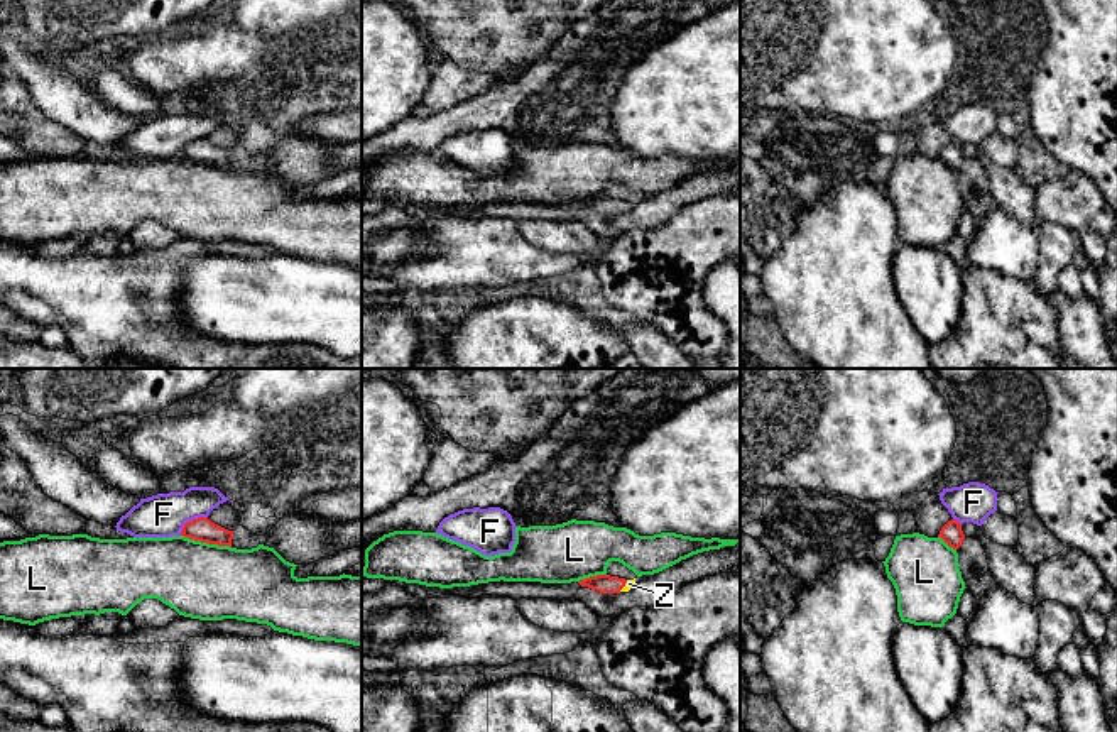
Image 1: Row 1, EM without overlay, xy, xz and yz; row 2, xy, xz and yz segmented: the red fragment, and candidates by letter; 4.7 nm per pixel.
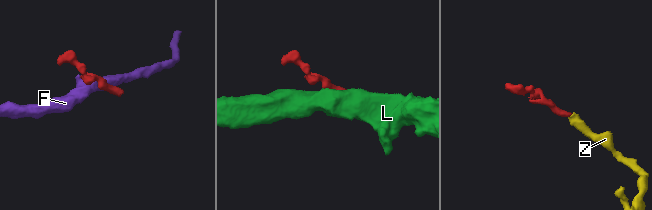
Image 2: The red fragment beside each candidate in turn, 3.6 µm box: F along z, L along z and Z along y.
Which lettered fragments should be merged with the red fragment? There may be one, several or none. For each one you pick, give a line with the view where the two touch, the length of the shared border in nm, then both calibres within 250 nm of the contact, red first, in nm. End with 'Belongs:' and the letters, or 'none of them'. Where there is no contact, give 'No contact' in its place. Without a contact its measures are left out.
Z: Touches red in xz. Shared border 70 nm. Thickness 90 nm (red) against 40 nm
Belongs: Z

